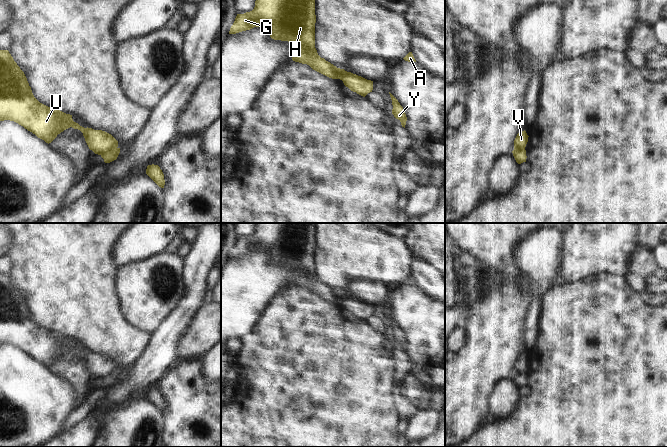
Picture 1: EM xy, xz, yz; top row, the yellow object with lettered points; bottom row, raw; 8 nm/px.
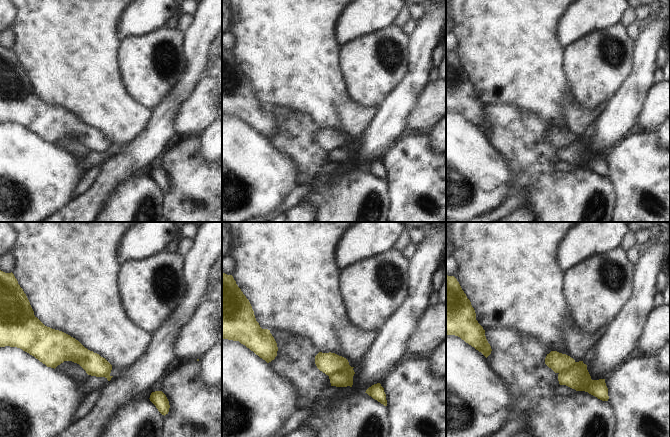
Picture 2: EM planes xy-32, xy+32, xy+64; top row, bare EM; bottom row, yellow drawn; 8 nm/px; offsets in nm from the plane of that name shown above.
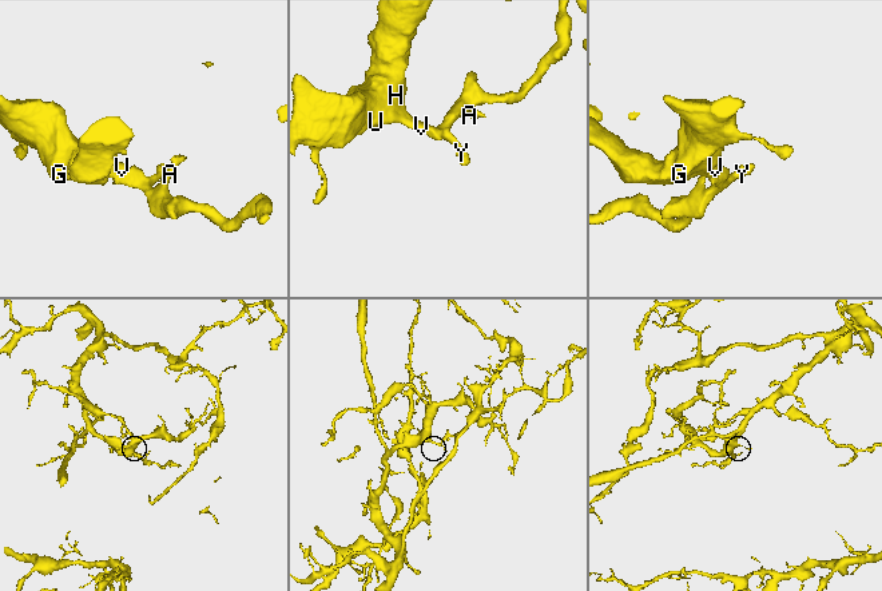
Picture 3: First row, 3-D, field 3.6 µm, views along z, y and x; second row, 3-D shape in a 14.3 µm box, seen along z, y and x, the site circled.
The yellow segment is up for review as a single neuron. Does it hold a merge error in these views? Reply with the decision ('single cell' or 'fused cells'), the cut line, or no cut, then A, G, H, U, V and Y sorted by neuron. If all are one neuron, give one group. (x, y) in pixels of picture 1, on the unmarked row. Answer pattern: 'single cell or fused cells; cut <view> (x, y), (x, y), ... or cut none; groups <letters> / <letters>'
fused cells; cut xy (116, 371), (101, 379); groups A Y / G H U V

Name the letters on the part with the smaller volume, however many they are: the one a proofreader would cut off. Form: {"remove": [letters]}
{"remove": ["A", "Y"]}

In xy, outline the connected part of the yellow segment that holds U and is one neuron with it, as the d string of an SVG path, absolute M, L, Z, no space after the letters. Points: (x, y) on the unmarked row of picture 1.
M0 274L0 345L4 344L18 347L48 368L72 351L83 357L95 378L106 378L118 371L118 365L111 358L84 352L73 345L72 339L40 327L8 274Z

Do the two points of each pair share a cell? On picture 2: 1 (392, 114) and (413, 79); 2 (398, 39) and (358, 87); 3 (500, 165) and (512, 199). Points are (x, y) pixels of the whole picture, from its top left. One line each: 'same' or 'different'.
1: same
2: same
3: different

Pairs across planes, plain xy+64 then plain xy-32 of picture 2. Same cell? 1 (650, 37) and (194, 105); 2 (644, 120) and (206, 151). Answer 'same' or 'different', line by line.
1: different
2: different

